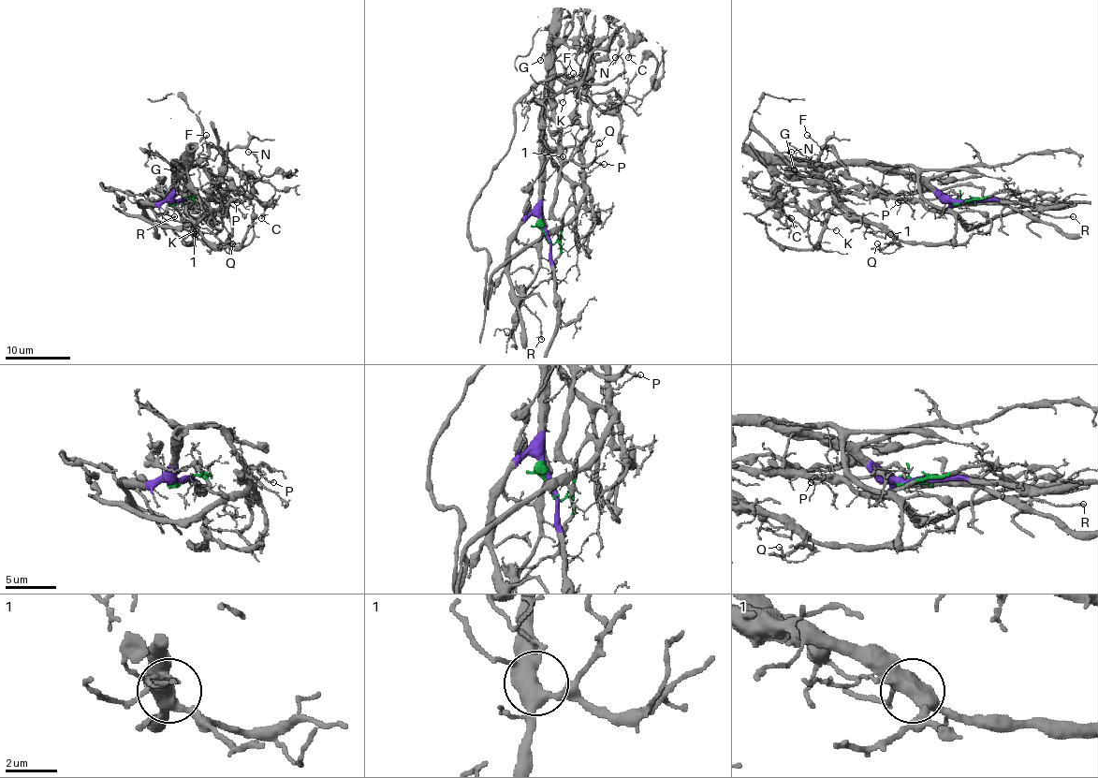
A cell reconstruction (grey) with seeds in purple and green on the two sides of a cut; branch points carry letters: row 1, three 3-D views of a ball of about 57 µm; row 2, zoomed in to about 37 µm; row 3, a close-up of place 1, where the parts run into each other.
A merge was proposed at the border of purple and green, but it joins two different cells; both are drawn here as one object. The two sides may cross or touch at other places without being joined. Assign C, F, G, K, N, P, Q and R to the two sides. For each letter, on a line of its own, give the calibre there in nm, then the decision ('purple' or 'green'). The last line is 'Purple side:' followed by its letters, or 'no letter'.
C: 100 nm thick; green
F: 130 nm thick; purple
G: 110 nm thick; green
K: 90 nm thick; purple
N: 120 nm thick; green
P: 130 nm thick; green
Q: 130 nm thick; purple
R: 190 nm thick; green
Purple side: F, K, Q

